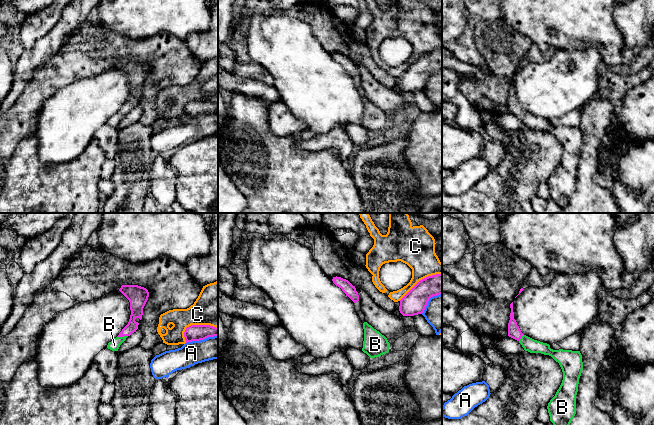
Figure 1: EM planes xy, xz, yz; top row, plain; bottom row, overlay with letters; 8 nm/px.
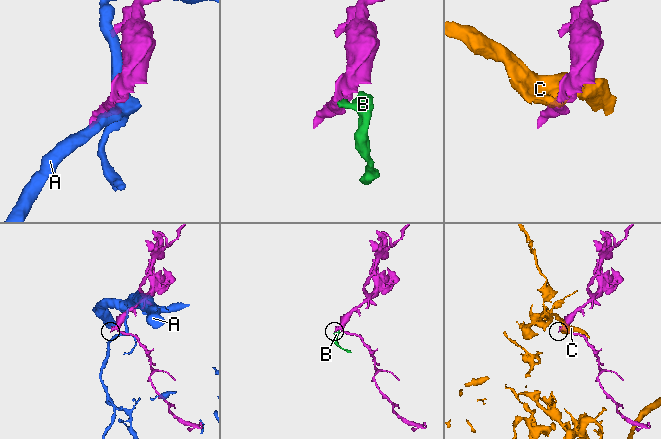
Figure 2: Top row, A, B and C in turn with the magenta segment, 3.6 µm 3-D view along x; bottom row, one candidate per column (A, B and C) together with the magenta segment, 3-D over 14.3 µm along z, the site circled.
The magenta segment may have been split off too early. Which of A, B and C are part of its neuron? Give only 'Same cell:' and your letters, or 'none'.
Same cell: B

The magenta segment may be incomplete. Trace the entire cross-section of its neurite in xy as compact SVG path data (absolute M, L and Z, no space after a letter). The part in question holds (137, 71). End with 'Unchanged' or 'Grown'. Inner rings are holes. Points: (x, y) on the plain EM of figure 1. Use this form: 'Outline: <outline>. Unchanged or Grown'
Outline: M122 61L119 67L130 78L131 91L128 100L119 111L108 119L107 124L112 127L118 127L126 114L138 105L143 91L143 84L149 73L148 66L138 61Z. Grown

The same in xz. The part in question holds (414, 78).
Outline: M442 50L420 56L401 76L399 87L403 92L422 90L431 73L442 70Z. Unchanged

